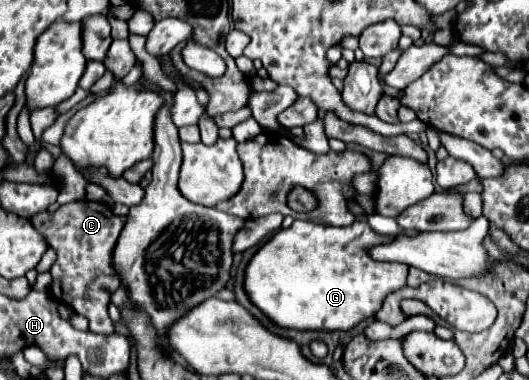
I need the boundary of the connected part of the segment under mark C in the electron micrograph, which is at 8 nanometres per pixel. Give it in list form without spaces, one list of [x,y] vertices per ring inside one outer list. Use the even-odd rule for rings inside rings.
[[[76,200],[60,206],[54,214],[40,212],[30,220],[58,254],[58,260],[50,270],[54,278],[50,286],[54,298],[86,316],[90,322],[88,330],[96,334],[112,334],[114,322],[110,320],[106,306],[110,296],[120,288],[120,280],[112,268],[112,248],[122,226],[126,224],[126,218],[116,216],[104,202]]]

